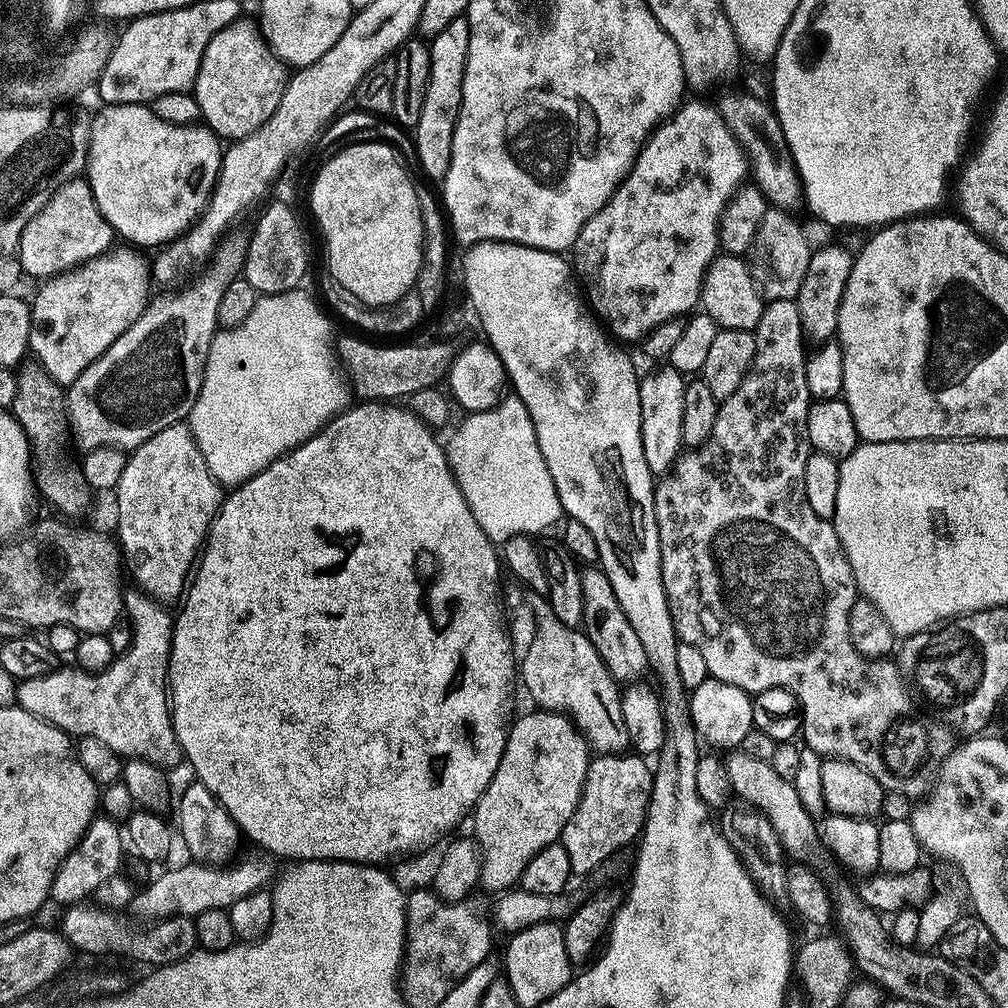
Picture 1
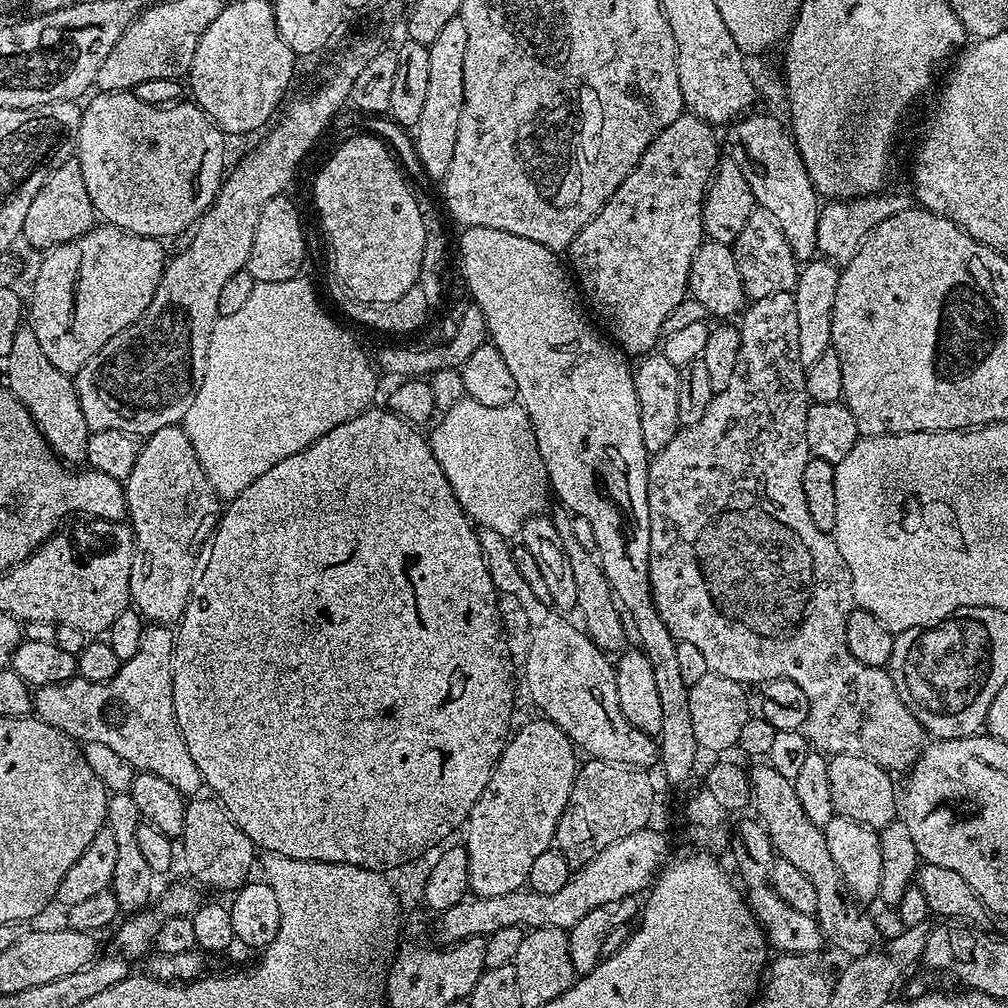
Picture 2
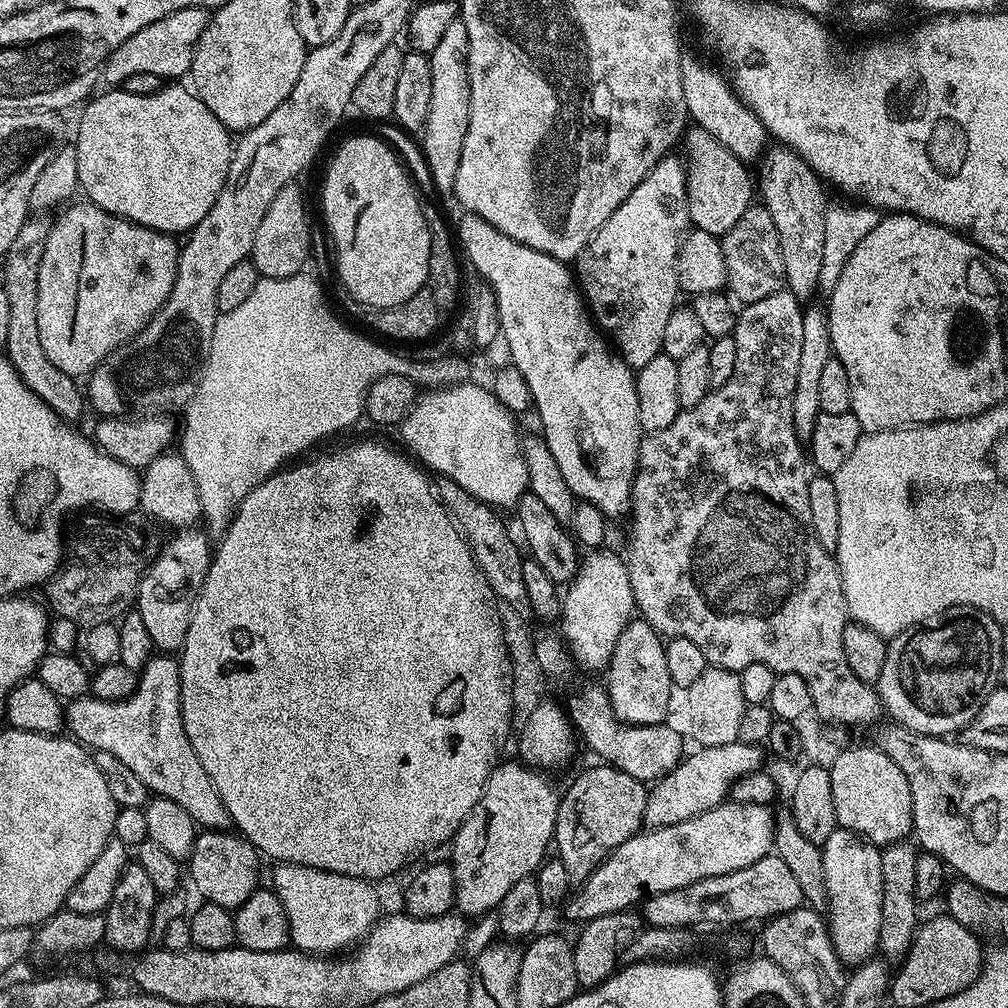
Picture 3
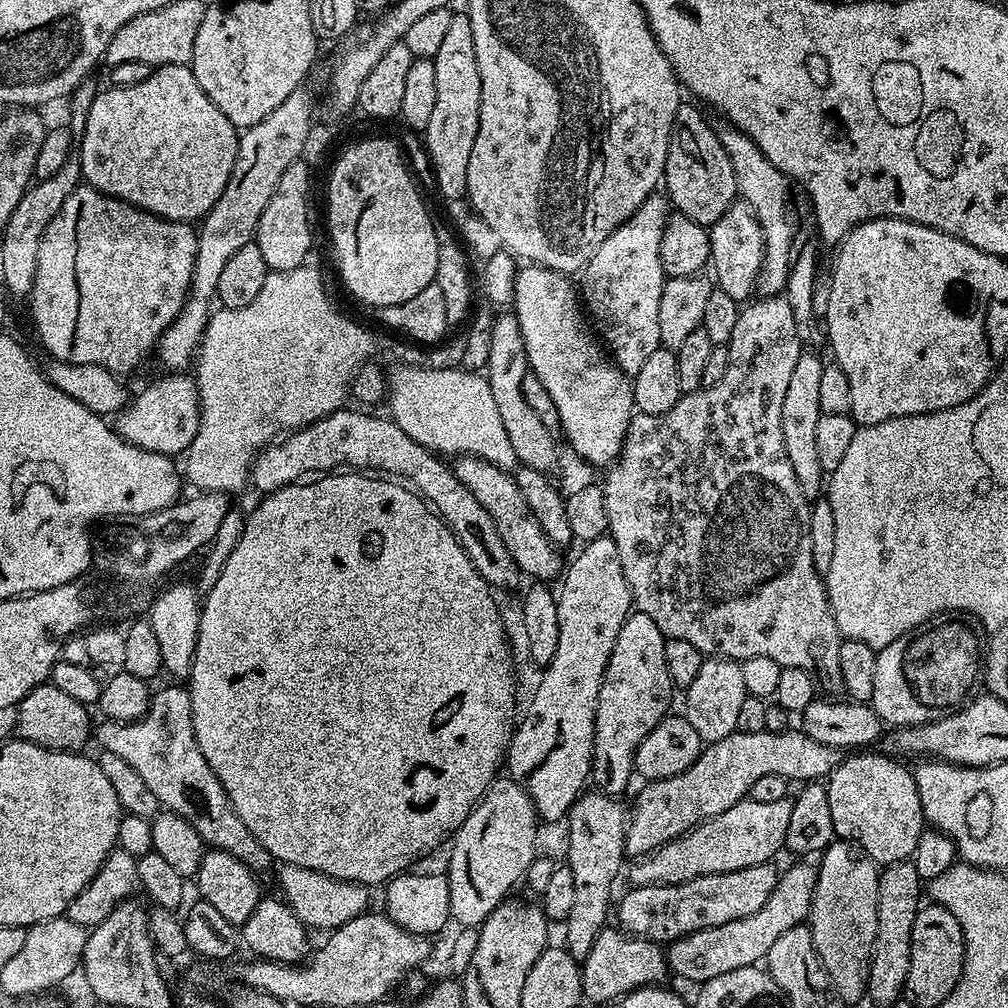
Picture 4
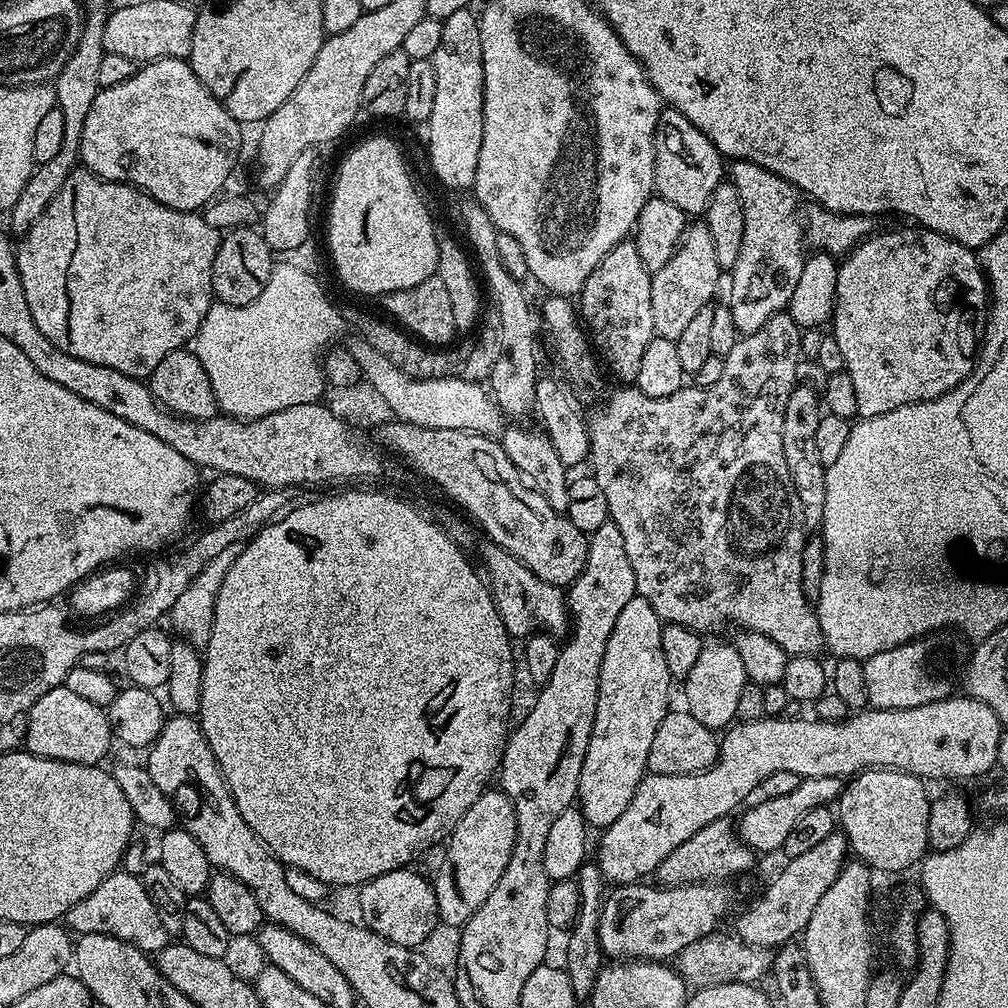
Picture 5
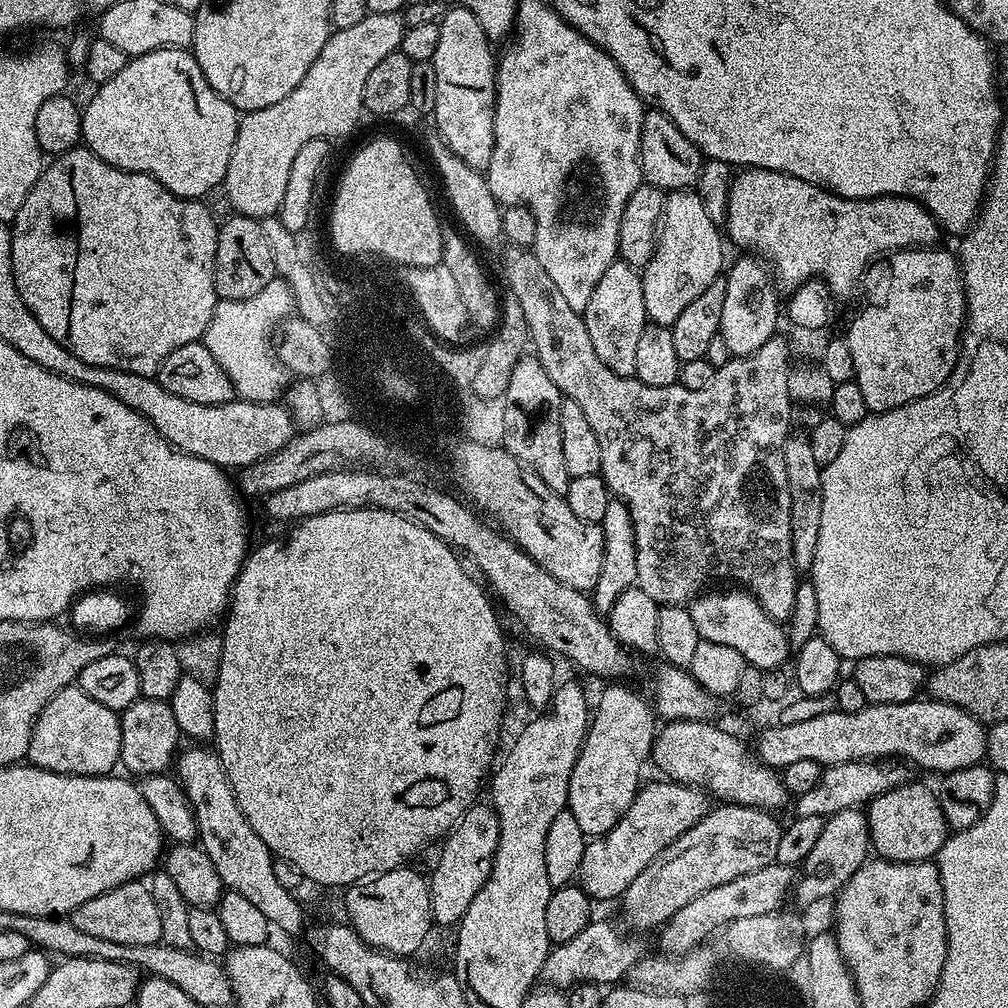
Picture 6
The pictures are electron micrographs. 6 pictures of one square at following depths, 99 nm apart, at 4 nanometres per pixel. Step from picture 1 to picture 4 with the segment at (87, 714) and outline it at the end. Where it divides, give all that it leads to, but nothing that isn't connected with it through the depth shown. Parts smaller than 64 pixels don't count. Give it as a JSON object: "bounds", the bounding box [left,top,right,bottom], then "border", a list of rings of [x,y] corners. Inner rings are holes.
{"bounds":[94,682,270,874],"border":[[[172,682],[169,688],[153,691],[152,700],[148,703],[148,713],[141,720],[104,720],[94,728],[94,740],[97,740],[103,751],[118,754],[134,770],[142,782],[158,798],[158,802],[167,811],[178,814],[198,830],[209,849],[220,848],[224,852],[234,854],[234,858],[242,861],[247,868],[260,874],[270,857],[262,842],[246,830],[246,822],[238,818],[232,809],[222,782],[210,770],[210,762],[202,758],[202,750],[198,750],[198,742],[194,738],[192,725],[192,707],[187,687]]]}

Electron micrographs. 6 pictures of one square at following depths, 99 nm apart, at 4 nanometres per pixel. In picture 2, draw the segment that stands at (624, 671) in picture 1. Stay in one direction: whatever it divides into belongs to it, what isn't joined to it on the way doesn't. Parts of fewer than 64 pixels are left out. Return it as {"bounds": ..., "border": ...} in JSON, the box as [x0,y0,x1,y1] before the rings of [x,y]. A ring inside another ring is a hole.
{"bounds":[550,506,625,654],"border":[[[556,506],[556,509],[551,509],[550,515],[558,530],[558,538],[562,538],[562,550],[566,550],[566,558],[570,558],[570,566],[574,569],[574,582],[578,585],[576,612],[578,617],[580,616],[579,623],[582,625],[582,631],[592,639],[594,646],[598,646],[601,652],[605,654],[619,653],[625,647],[624,624],[620,621],[622,612],[604,573],[604,565],[589,548],[582,546],[582,542],[578,542],[578,538],[575,537],[573,513],[563,506]]]}

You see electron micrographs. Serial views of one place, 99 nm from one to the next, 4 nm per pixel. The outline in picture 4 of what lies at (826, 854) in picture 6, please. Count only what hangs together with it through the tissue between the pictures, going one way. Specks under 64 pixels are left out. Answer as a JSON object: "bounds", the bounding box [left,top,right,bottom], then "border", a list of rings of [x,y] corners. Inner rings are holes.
{"bounds":[666,860,819,984],"border":[[[804,860],[796,863],[800,864],[781,871],[770,898],[754,914],[671,941],[666,950],[669,971],[694,984],[701,984],[722,973],[729,973],[730,970],[753,967],[761,963],[778,936],[803,923],[811,913],[812,896],[819,871],[813,863],[810,865],[810,862]]]}

